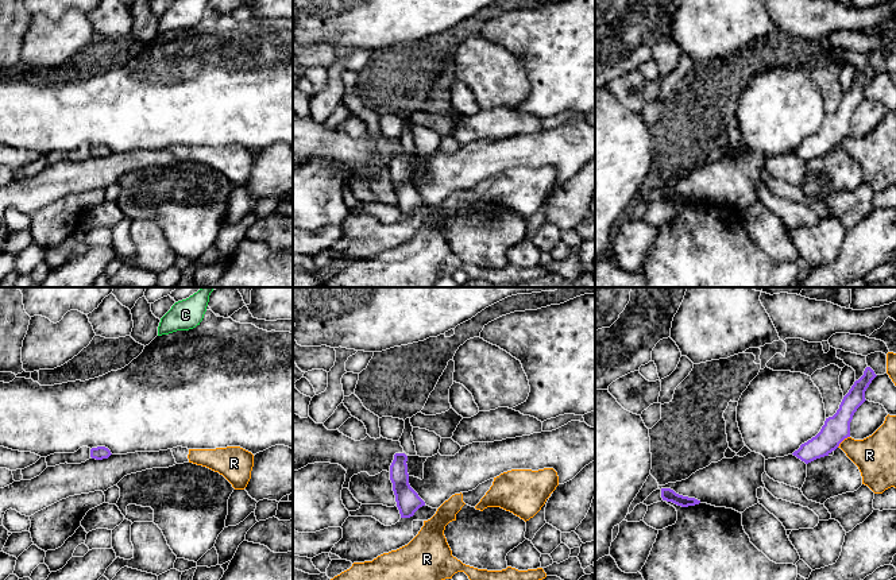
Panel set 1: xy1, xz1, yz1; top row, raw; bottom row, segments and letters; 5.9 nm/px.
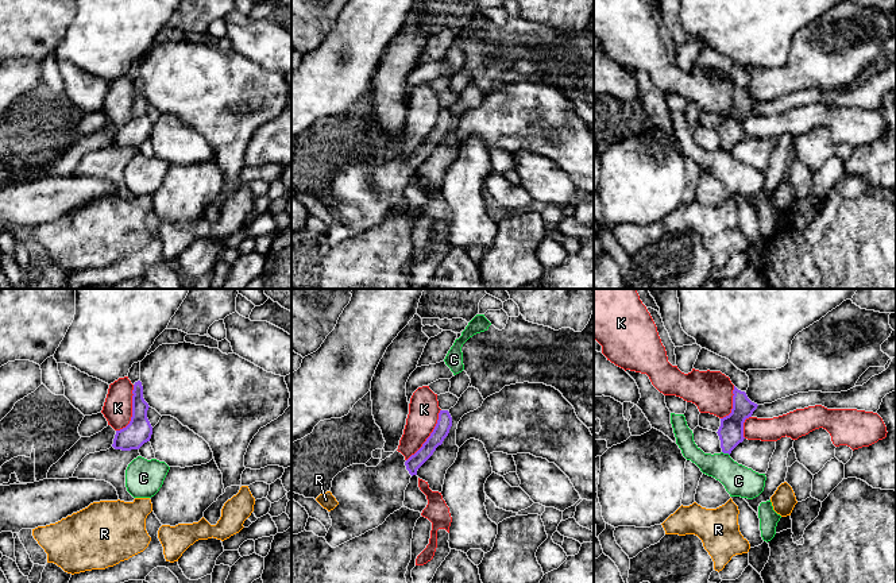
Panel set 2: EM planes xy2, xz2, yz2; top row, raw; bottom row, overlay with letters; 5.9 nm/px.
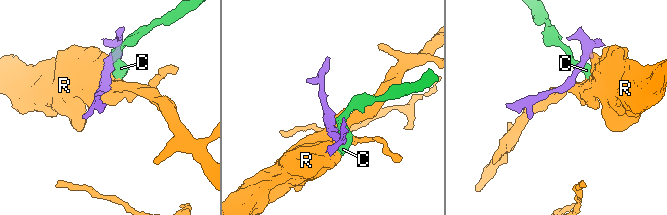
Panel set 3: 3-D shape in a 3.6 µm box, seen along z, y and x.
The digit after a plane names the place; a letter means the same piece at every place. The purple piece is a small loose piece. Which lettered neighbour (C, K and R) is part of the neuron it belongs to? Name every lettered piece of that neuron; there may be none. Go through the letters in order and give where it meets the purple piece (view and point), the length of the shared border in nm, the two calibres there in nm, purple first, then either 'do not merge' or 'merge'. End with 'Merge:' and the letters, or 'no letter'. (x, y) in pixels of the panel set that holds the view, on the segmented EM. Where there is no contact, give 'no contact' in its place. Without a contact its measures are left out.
C: yz2 (726, 452) | 50 nm | 150/190 nm | do not merge
K: xz2 (431, 435) | 380 nm | 90/180 nm | do not merge
R: yz1 (842, 440) | 100 nm | 160/240 nm | do not merge
Merge: no letter

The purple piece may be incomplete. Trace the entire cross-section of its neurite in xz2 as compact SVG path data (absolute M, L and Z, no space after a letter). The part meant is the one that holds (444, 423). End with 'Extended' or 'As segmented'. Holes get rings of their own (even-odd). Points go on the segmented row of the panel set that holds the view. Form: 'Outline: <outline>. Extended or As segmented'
Outline: M440 410L433 432L408 460L395 451L376 467L352 464L339 472L331 487L339 505L328 511L332 526L325 536L327 543L336 548L378 528L390 514L403 507L410 478L443 444L451 426L449 412Z. Extended

